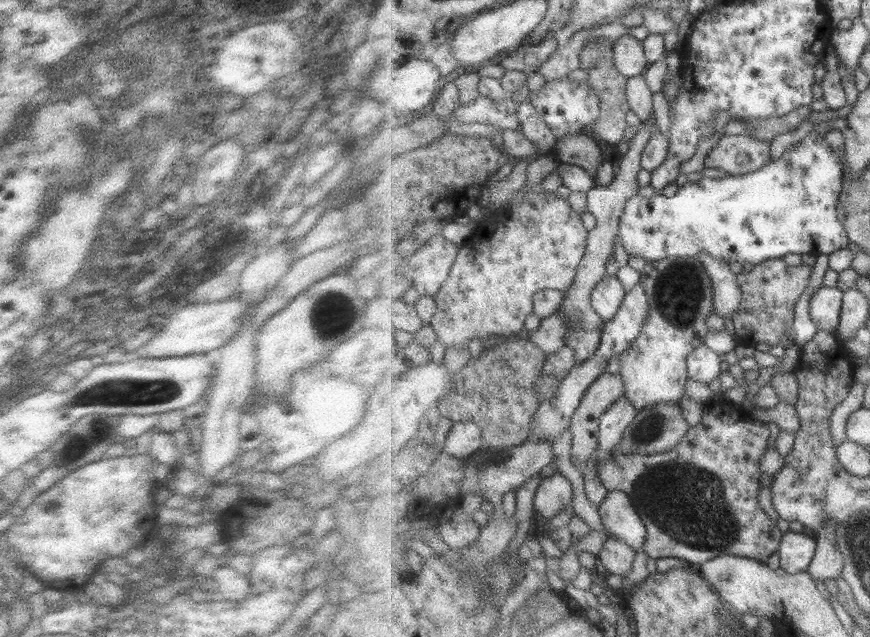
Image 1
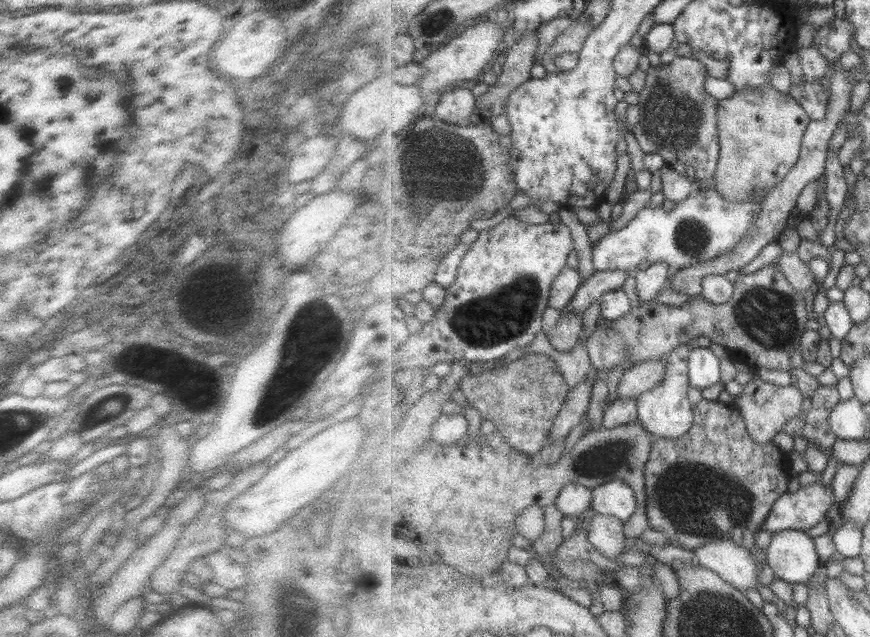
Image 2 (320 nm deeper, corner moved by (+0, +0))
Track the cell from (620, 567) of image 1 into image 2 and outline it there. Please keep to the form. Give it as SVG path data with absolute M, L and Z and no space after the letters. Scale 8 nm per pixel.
M594 512L587 537L590 543L607 558L618 557L626 548L627 538L623 533L623 521L616 516Z

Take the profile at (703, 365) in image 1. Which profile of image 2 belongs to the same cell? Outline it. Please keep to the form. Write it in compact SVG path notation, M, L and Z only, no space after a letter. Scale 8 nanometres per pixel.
M709 348L691 349L688 375L693 388L709 388L721 380L721 359Z

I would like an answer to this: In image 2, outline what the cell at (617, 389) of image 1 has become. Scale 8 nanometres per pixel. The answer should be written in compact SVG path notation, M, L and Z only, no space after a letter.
M661 359L641 361L628 370L619 383L620 398L638 399L638 396L653 390L666 378L667 367Z

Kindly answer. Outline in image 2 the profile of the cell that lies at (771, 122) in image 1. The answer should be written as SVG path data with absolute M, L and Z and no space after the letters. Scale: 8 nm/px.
M771 85L756 89L750 88L735 92L730 97L720 100L718 108L718 131L721 142L718 167L714 174L714 188L721 196L733 204L747 204L755 200L757 190L770 191L790 174L802 154L803 137L810 127L809 114L798 100L789 94L782 94Z

